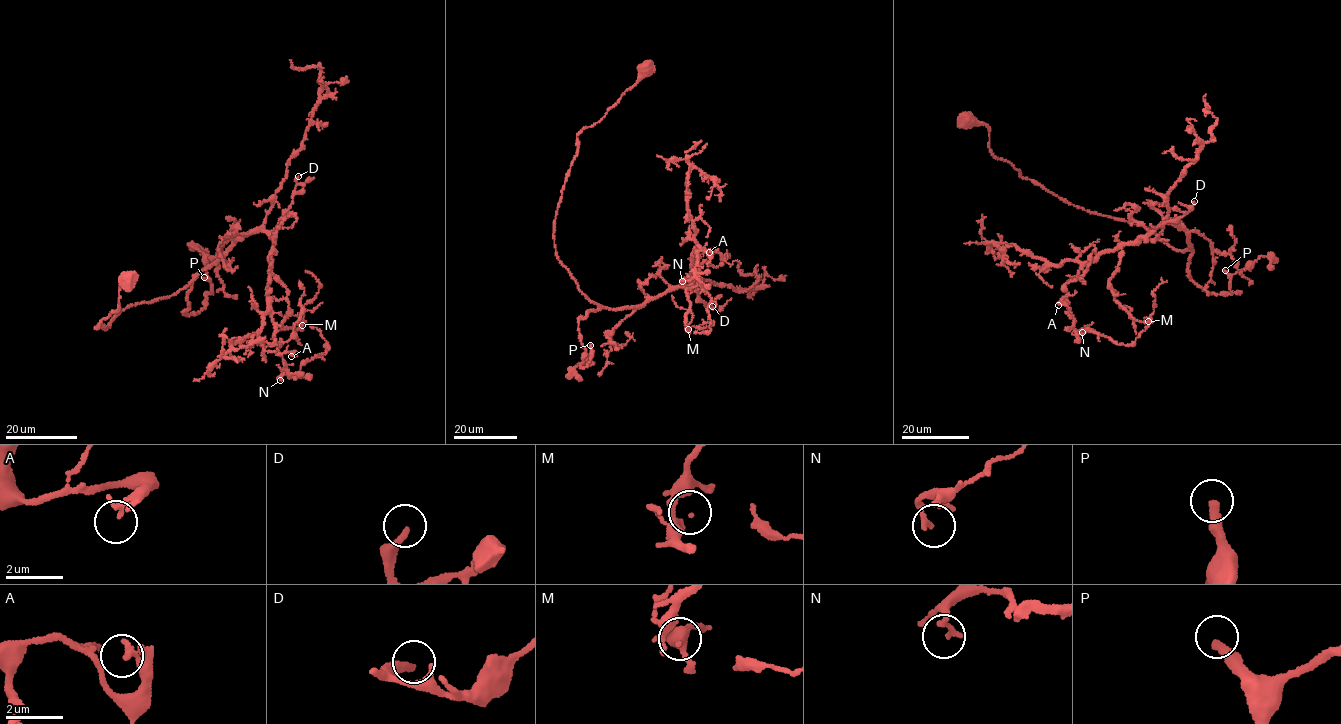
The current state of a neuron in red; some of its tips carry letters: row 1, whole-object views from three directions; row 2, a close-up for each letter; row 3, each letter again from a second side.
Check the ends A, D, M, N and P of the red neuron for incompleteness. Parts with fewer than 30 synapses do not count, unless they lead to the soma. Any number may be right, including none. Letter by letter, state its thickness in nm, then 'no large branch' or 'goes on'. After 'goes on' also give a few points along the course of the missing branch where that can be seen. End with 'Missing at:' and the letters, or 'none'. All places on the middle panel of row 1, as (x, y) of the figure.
A: 180 nm thick; no large branch
D: 240 nm thick; no large branch
M: 100 nm thick; no large branch
N: 170 nm thick; no large branch
P: 320 nm thick; goes on; missing branch runs (590, 345), (585, 338), (550, 335), (540, 329), (538, 333), (545, 349)
Missing at: P

